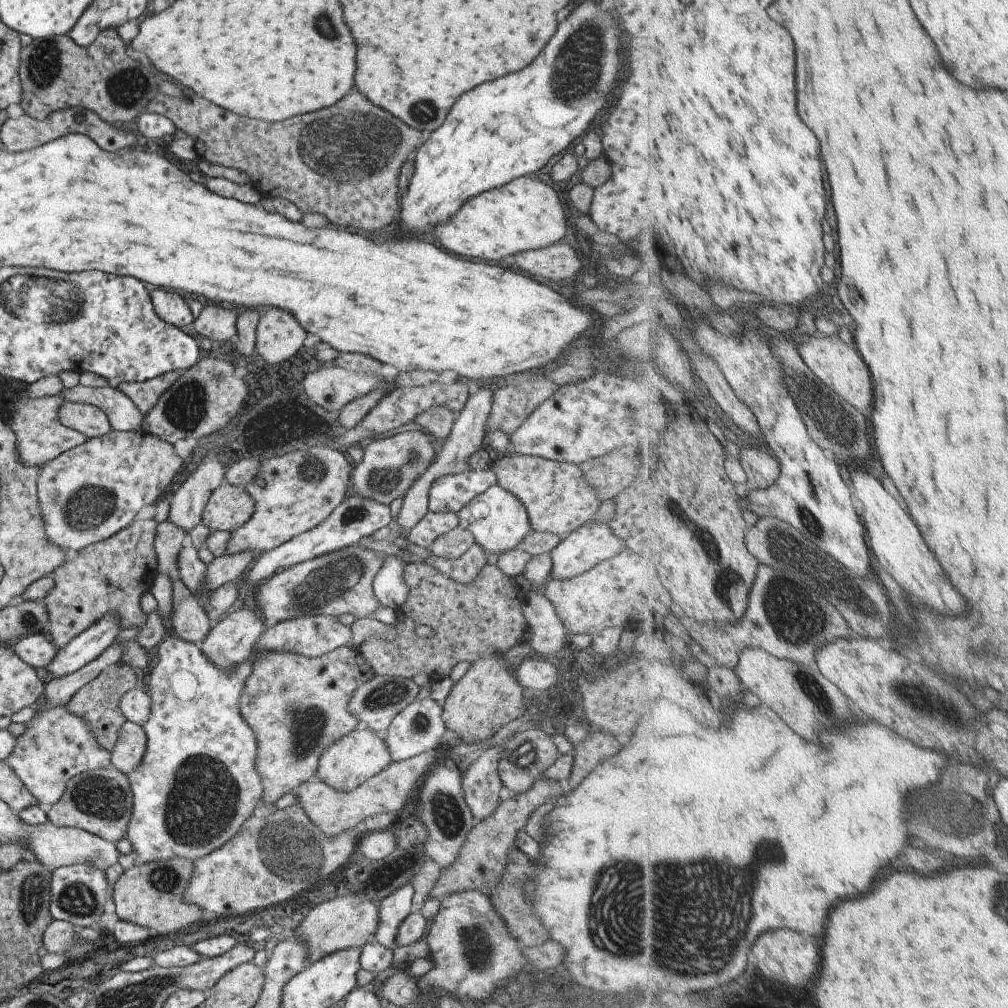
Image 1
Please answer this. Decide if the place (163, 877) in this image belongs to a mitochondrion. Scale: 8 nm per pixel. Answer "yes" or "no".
yes

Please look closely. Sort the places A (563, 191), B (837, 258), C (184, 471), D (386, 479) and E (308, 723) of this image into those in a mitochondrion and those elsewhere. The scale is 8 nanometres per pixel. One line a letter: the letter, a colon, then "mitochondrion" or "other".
A: other
B: other
C: other
D: mitochondrion
E: mitochondrion

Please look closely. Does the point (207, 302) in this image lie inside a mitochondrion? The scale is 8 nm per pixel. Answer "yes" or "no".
no

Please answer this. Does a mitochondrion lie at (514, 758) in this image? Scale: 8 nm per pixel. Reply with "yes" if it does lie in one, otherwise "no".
no

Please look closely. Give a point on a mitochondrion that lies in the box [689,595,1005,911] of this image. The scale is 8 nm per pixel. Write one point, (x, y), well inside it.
(931, 825)

